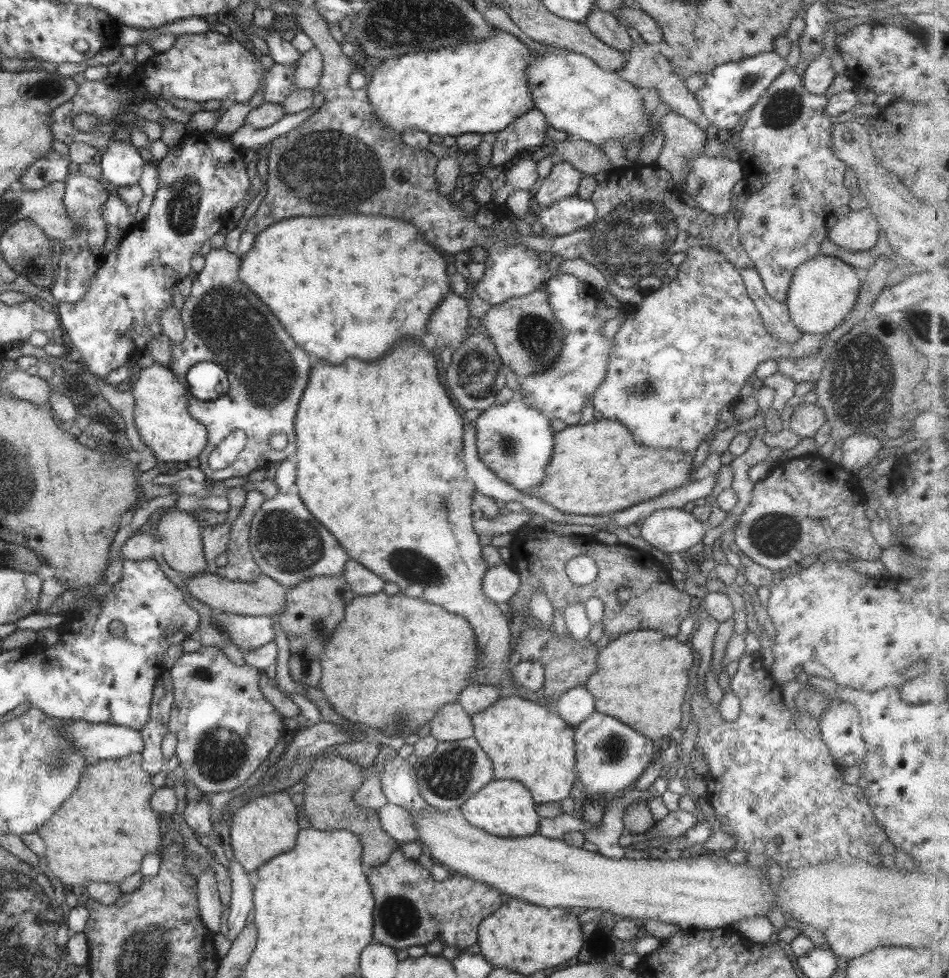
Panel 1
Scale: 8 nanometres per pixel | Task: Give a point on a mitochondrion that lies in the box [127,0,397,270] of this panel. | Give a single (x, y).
(348, 173)

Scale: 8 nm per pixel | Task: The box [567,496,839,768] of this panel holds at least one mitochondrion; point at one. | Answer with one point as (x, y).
(774, 534)

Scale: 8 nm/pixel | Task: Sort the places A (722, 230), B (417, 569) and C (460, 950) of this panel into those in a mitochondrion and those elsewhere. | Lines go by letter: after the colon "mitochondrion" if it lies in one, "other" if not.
A: other
B: mitochondrion
C: other

